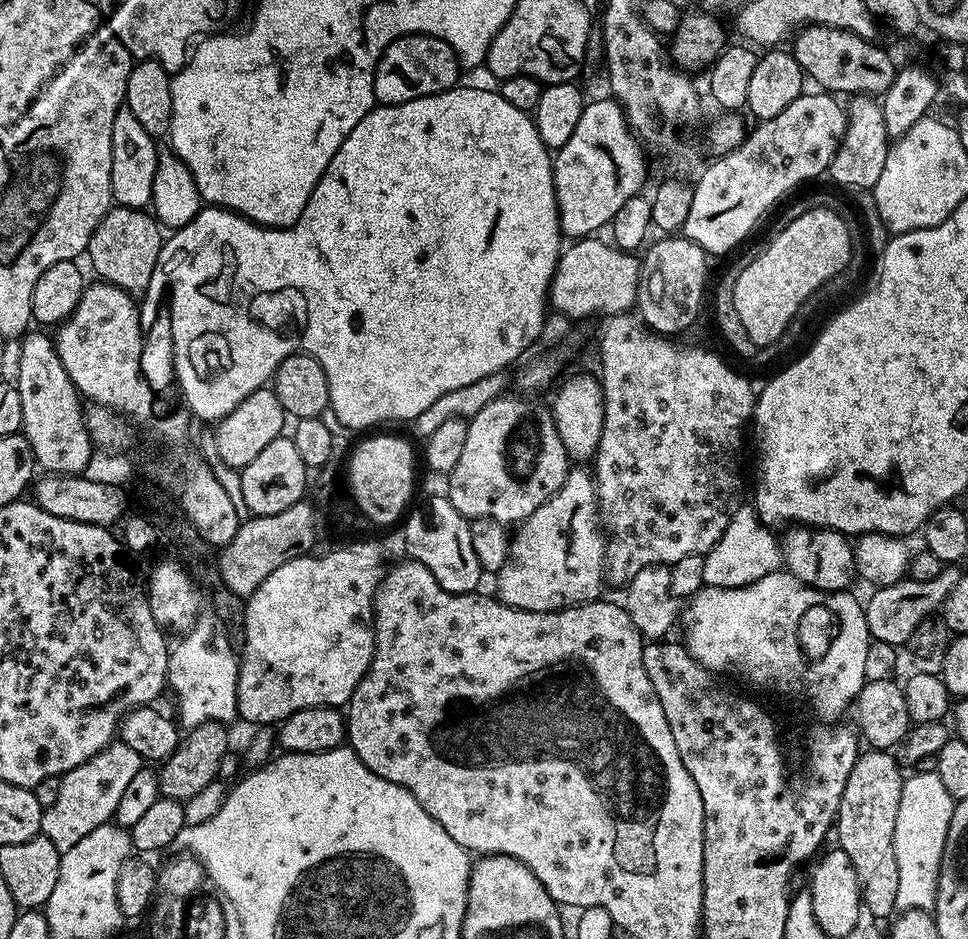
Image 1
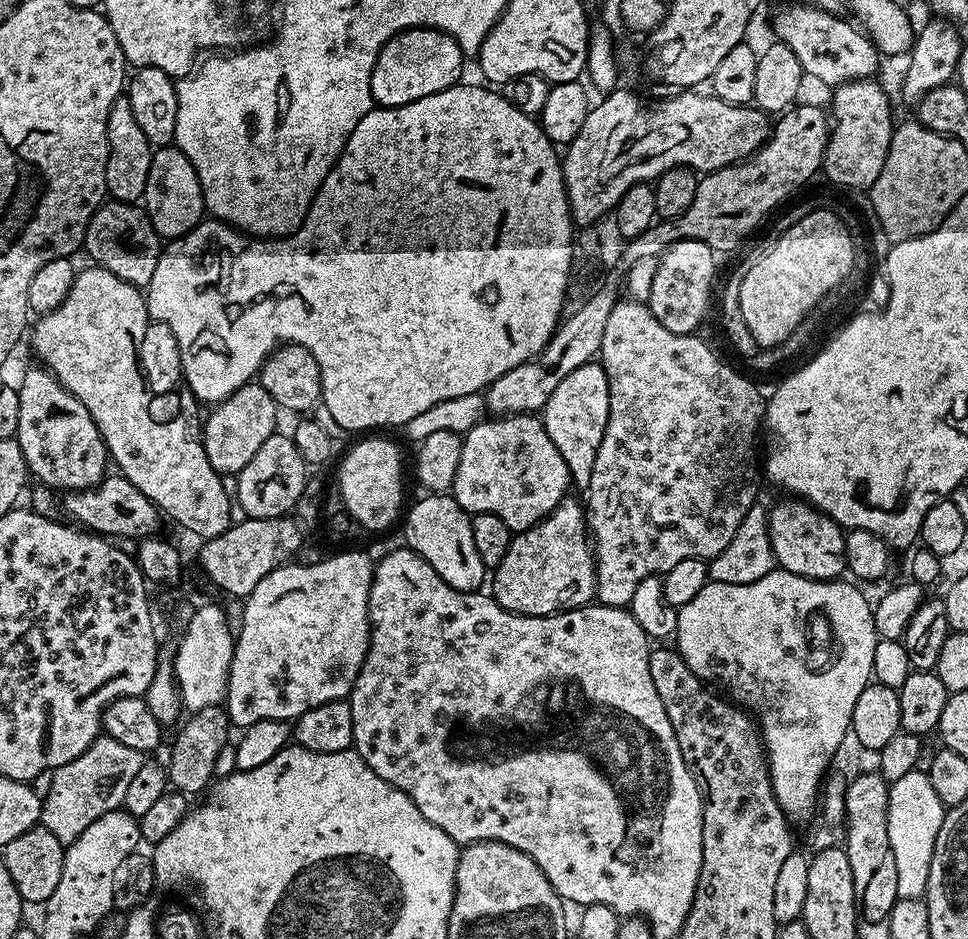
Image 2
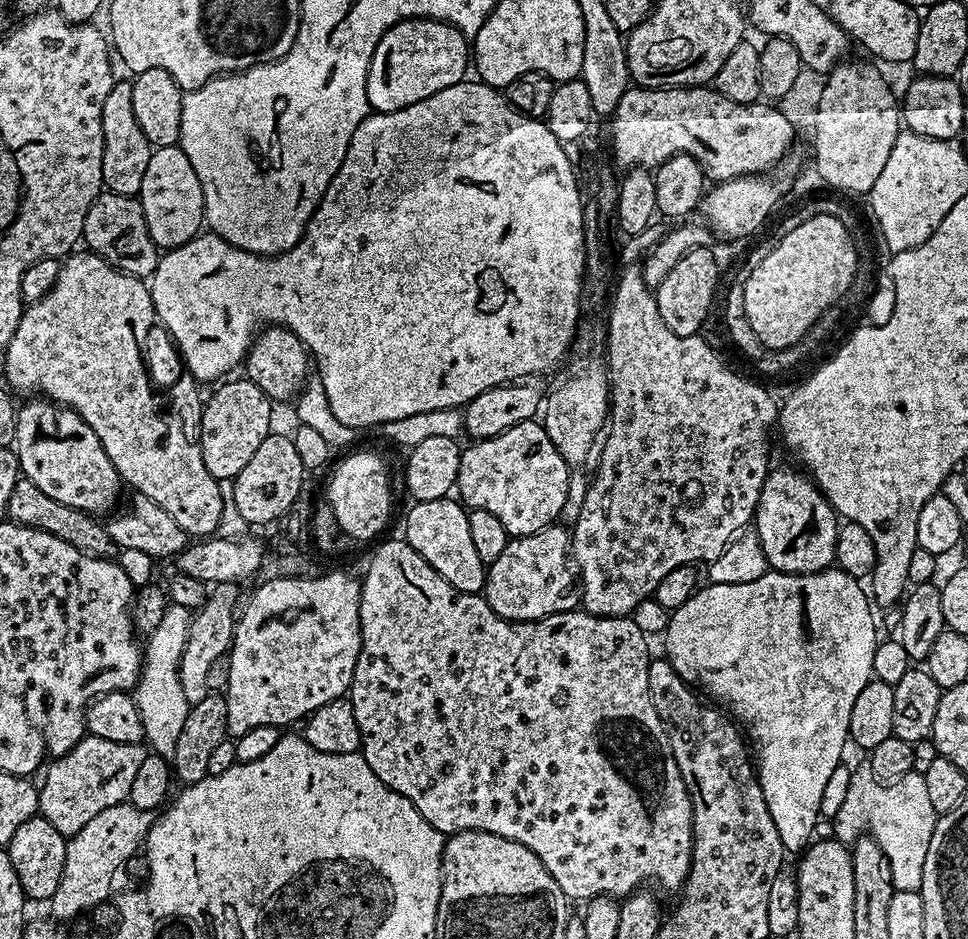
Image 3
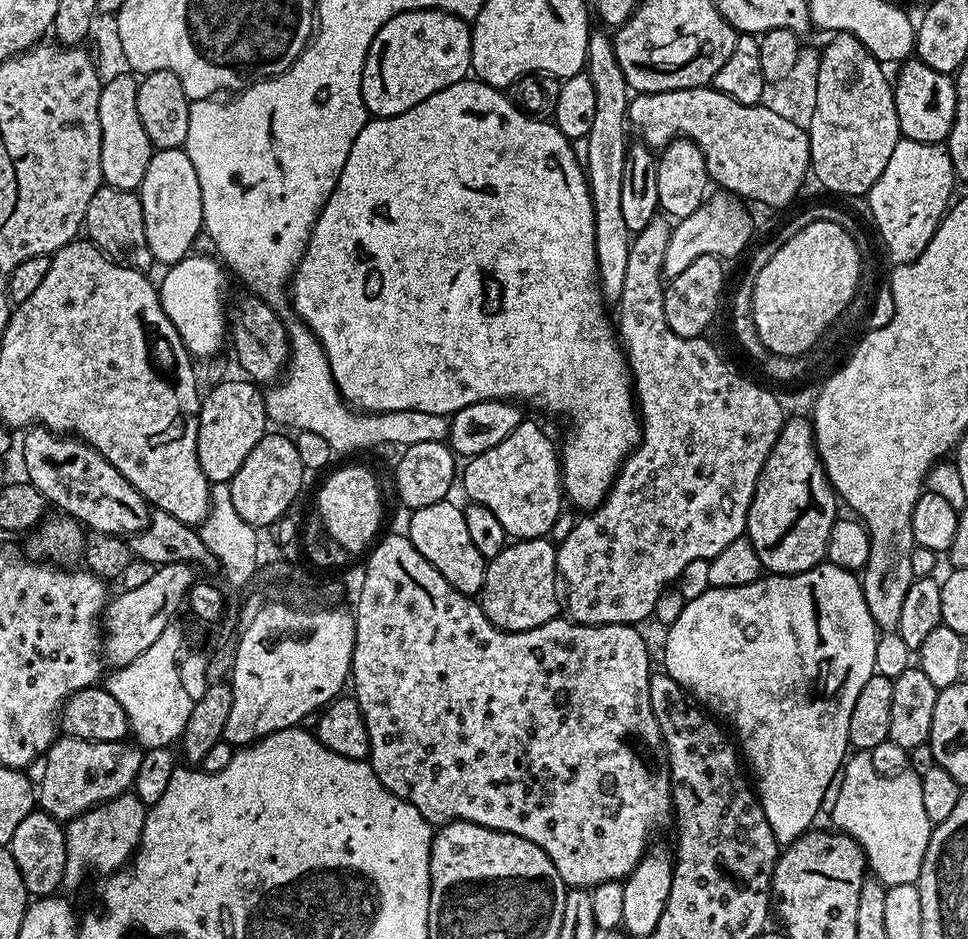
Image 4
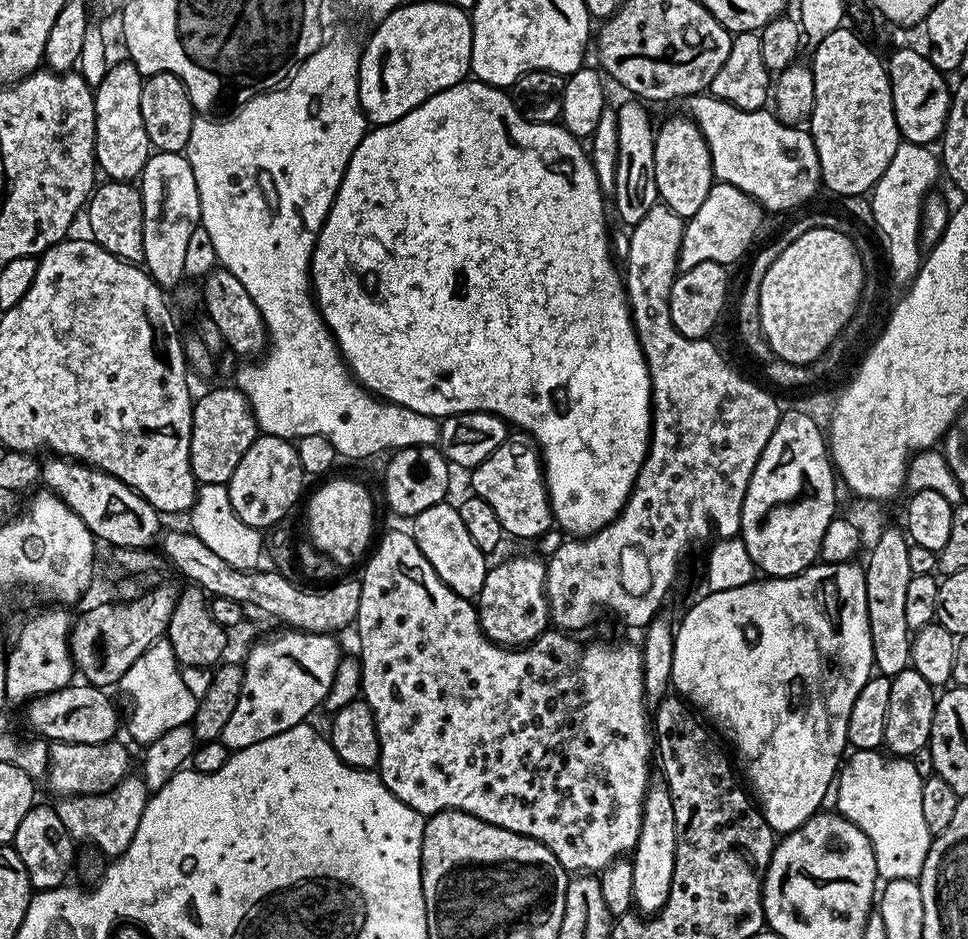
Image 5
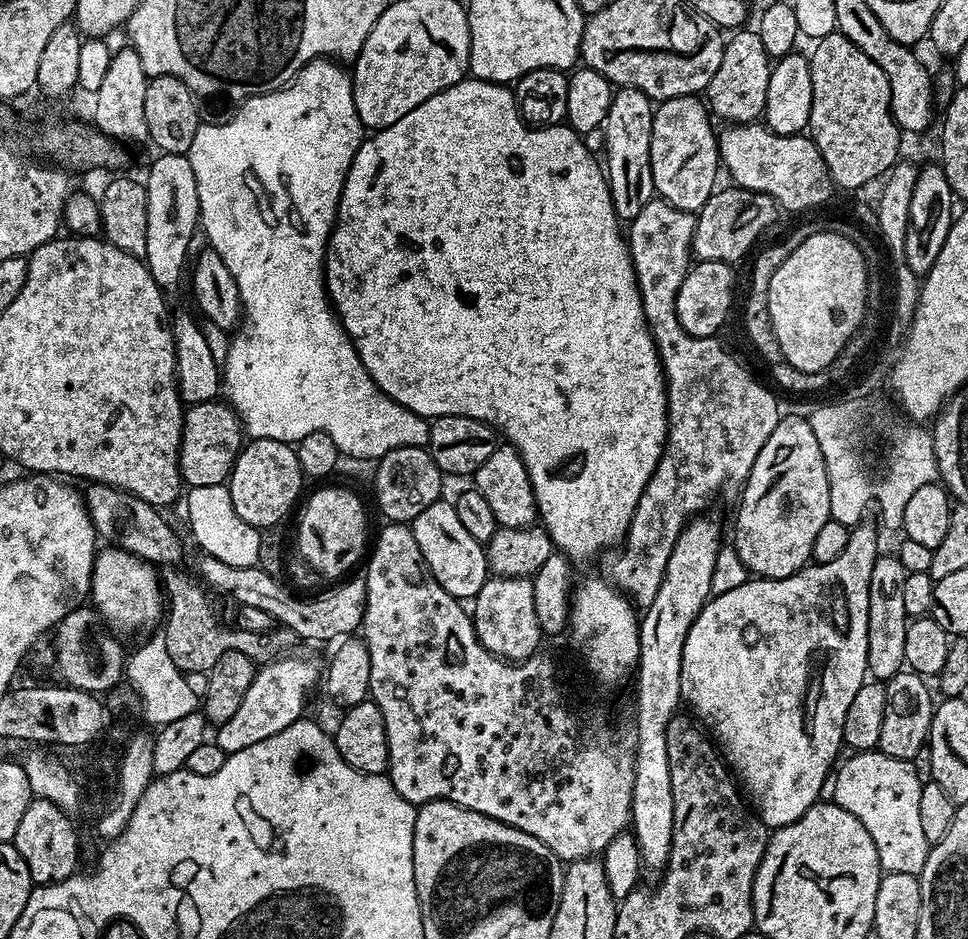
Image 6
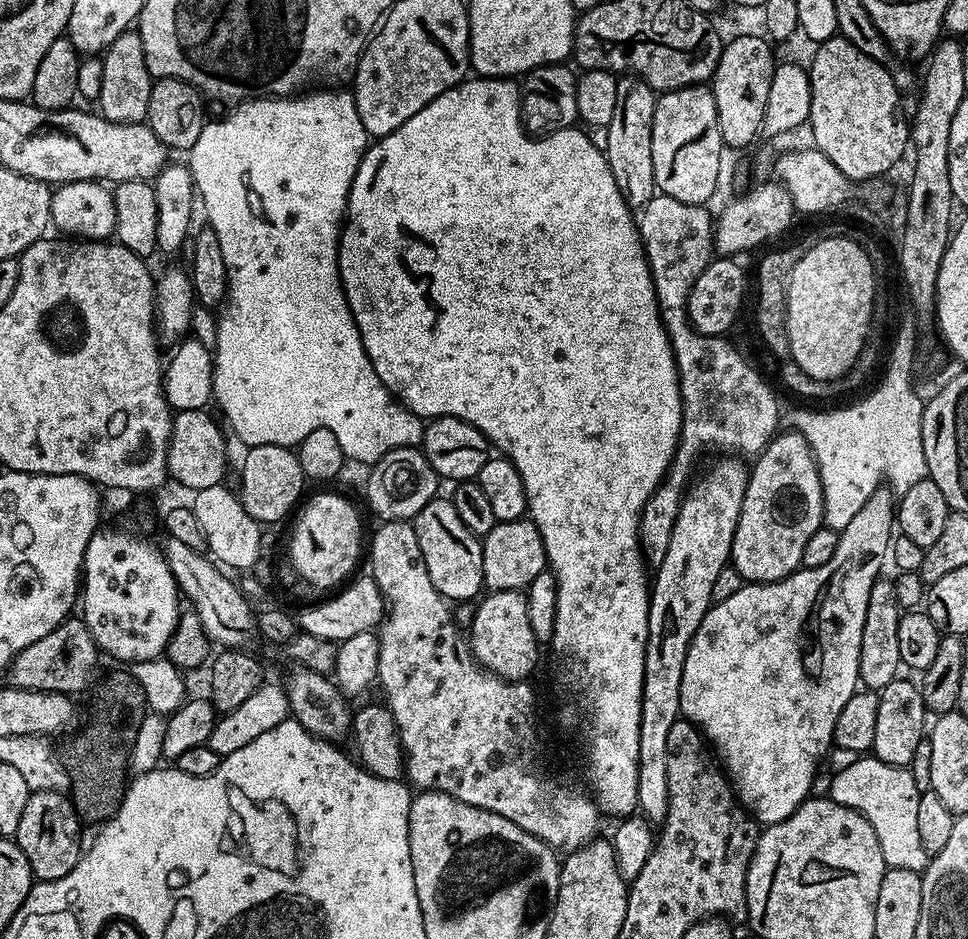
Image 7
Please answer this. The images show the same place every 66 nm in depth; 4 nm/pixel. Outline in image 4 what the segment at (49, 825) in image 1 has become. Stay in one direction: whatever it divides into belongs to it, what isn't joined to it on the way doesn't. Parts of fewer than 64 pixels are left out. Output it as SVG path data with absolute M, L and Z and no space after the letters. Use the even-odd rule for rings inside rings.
M67 734L57 737L44 754L42 780L40 784L38 782L39 807L56 820L67 822L93 806L125 793L138 774L143 753L140 746L126 740L98 742Z

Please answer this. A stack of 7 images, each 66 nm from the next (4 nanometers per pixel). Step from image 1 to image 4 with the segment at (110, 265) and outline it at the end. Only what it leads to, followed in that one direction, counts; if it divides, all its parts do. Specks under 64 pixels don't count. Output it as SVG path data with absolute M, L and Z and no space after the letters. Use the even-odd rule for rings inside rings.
M101 186L94 198L90 198L90 206L86 206L83 231L87 239L91 240L109 260L124 264L128 268L148 270L148 267L153 267L149 243L146 242L143 203L136 192Z

